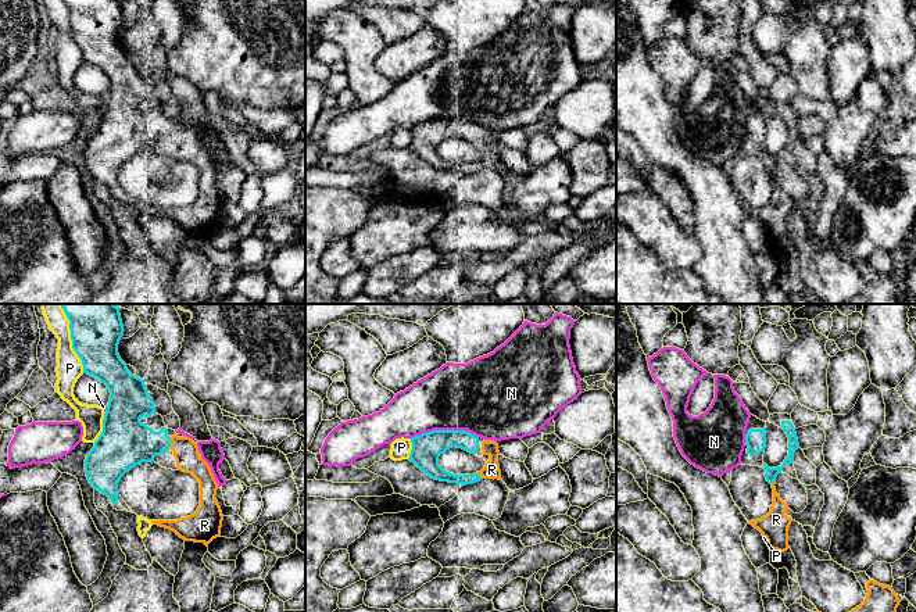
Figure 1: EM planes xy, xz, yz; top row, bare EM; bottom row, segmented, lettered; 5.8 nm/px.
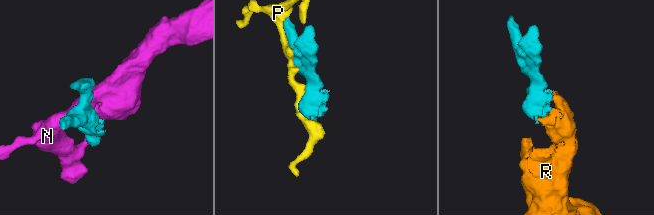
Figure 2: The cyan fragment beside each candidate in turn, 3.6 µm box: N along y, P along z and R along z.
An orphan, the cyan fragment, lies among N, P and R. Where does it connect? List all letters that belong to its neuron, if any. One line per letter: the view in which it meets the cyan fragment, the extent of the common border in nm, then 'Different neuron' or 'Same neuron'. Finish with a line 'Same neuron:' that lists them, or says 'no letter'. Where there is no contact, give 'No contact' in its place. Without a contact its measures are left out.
N: Touches cyan in xz. Shared border 400 nm. Different neuron
P: Touches cyan in xy. Shared border 380 nm. Different neuron
R: Touches cyan in xy. Shared border 70 nm. Same neuron
Same neuron: R

